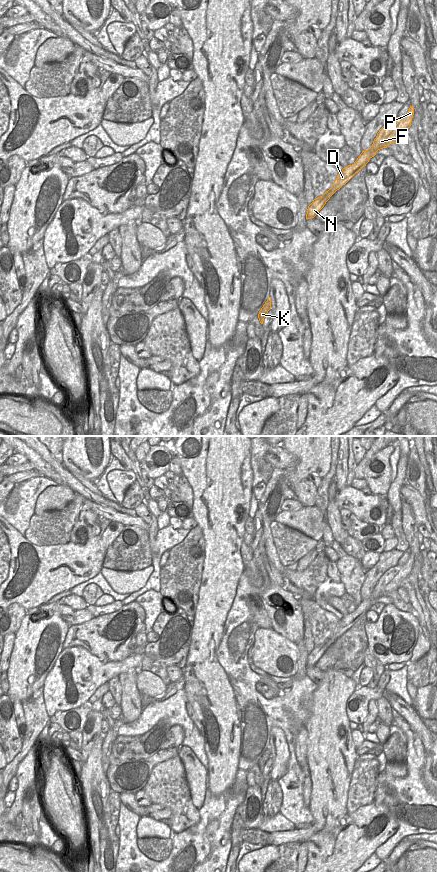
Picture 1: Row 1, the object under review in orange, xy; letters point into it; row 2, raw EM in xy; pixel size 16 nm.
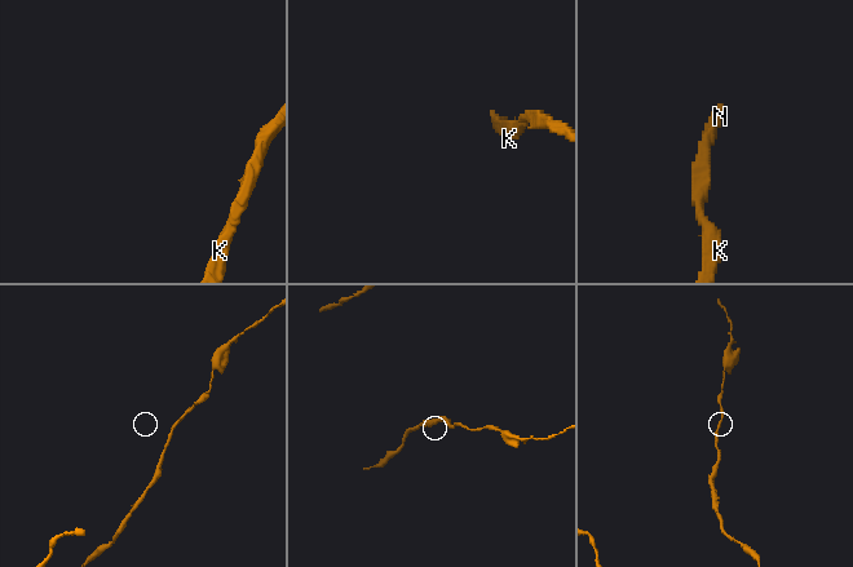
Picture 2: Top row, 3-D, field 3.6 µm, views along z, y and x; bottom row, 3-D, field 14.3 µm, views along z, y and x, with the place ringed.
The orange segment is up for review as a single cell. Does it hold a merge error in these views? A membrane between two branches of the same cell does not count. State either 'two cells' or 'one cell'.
one cell

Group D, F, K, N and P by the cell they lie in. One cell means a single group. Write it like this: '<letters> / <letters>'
D F K N P

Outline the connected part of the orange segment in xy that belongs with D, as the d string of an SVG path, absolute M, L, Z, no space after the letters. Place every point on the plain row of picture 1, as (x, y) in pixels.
M410 553L409 559L403 565L396 565L388 569L377 581L376 586L373 589L372 594L362 599L357 608L347 615L343 616L339 620L333 634L326 639L322 644L313 648L308 654L306 667L314 666L317 661L324 655L330 645L345 633L356 621L358 621L369 608L376 603L376 600L380 597L387 596L392 591L397 591L401 587L401 582L408 578L411 574L412 566L414 563L414 555Z

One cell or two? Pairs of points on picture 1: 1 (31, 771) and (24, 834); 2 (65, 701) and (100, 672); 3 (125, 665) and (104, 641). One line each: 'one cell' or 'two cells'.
1: one cell
2: one cell
3: two cells

